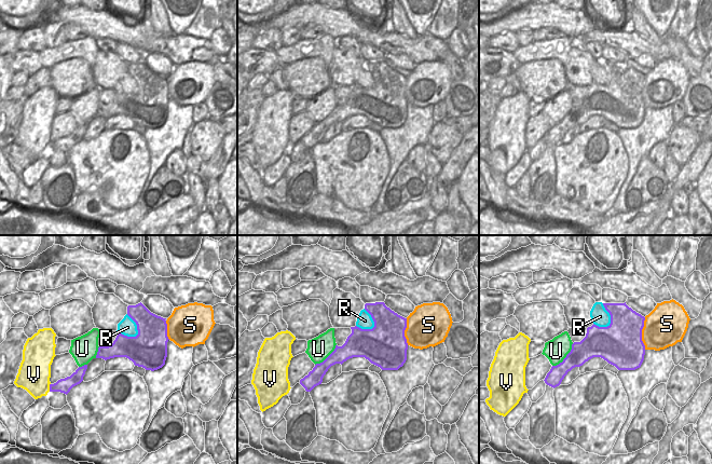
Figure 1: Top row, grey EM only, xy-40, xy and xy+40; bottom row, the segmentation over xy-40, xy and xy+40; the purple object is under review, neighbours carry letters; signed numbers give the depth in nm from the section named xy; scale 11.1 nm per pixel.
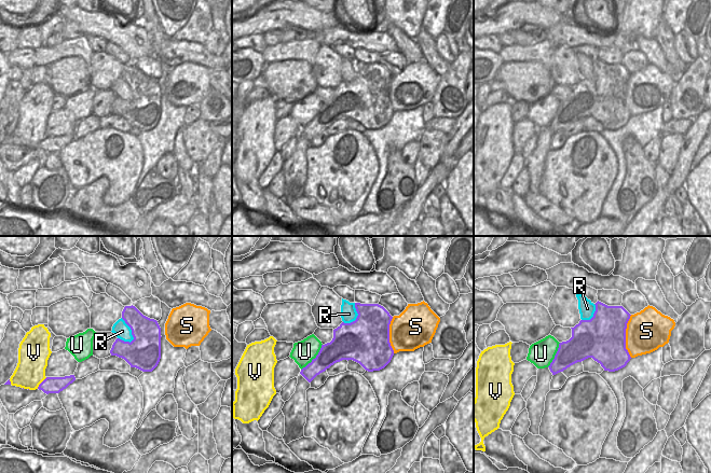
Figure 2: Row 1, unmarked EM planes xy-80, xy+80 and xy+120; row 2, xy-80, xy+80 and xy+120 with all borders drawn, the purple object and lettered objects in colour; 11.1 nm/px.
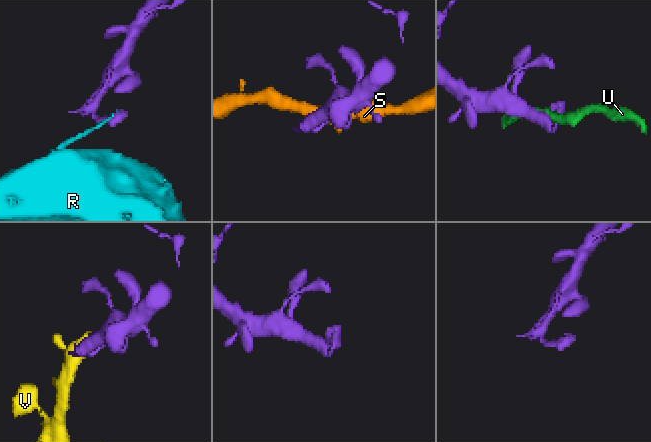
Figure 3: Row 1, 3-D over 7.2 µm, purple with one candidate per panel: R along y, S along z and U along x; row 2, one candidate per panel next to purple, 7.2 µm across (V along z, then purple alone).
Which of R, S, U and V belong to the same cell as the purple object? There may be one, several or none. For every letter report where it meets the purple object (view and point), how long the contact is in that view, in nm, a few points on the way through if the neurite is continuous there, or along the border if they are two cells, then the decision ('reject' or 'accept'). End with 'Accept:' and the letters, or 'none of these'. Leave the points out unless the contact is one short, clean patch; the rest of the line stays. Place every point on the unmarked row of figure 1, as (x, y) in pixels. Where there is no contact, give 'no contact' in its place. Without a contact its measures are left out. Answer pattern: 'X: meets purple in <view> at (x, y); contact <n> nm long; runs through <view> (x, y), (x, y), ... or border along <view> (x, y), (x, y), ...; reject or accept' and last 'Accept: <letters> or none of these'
R: meets purple in xy-40 at (137, 84); contact 280 nm long; reject
S: meets purple in xy+40 at (641, 92); contact 360 nm long; reject
U: meets purple in xy+40 at (565, 116); contact 360 nm long; reject
V: meets purple in xy-40 at (50, 146); contact 100 nm long; accept
Accept: V

